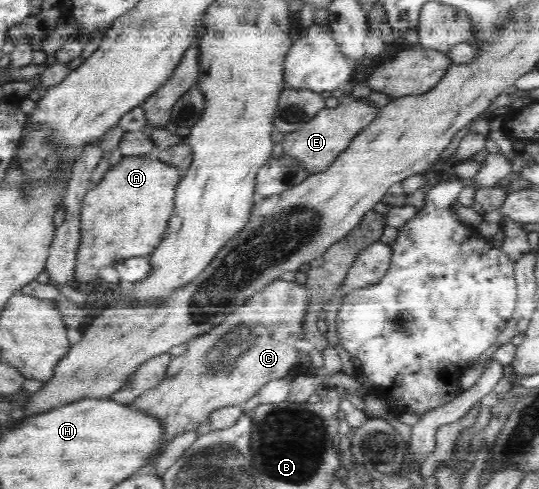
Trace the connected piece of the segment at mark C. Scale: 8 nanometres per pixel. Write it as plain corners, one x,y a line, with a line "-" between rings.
282,278
272,281
226,317
222,324
208,331
208,334
189,339
188,349
182,355
173,357
166,377
163,377
157,386
131,401
132,405
138,405
138,409
146,409
146,413
158,413
158,417
166,421
167,444
176,435
196,431
202,424
210,423
209,415
216,408
240,405
252,400
268,381
284,377
295,367
299,351
294,347
294,343
300,341
305,333
304,322
309,312
310,291
308,285
298,285
294,281
288,283

